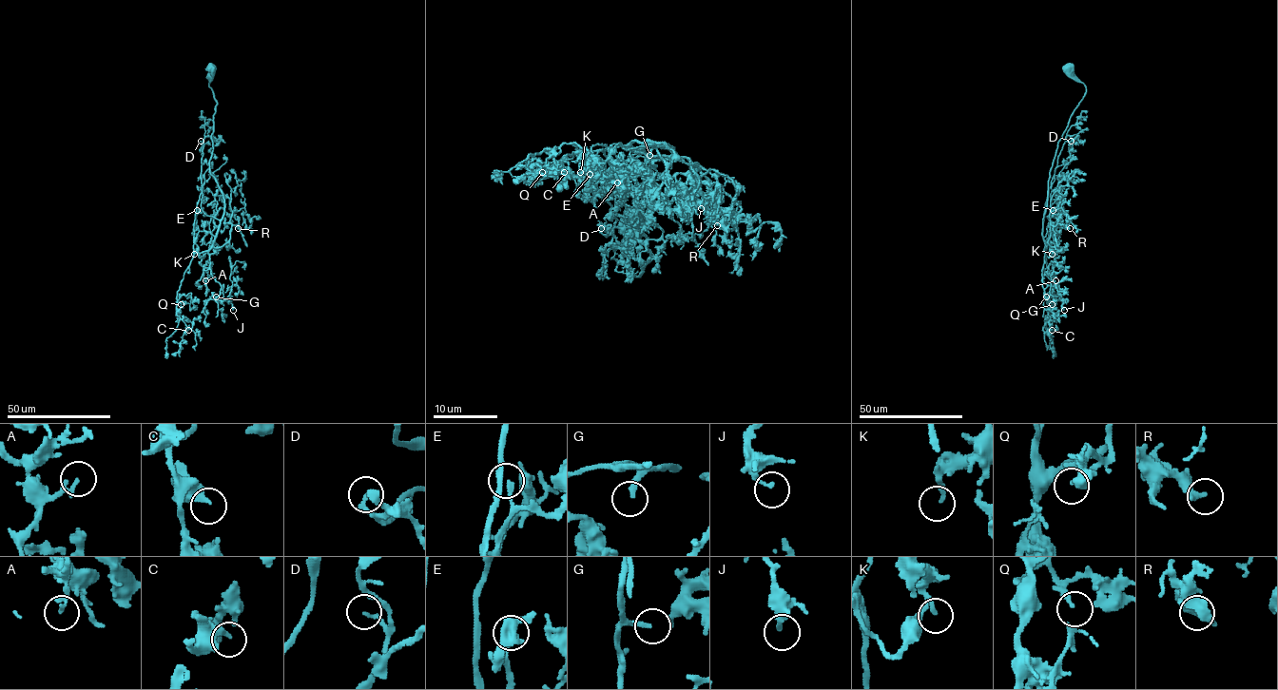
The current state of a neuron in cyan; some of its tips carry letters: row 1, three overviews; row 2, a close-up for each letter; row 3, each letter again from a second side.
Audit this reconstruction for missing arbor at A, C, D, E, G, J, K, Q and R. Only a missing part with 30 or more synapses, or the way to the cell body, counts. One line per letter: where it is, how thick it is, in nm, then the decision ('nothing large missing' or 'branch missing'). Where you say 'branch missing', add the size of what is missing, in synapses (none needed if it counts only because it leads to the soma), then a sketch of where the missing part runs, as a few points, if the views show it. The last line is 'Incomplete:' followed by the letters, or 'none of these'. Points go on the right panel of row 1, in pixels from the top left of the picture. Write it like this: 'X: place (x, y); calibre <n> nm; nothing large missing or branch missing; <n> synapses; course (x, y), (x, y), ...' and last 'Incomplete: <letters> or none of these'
A: place (1055, 280); calibre 200 nm; nothing large missing
C: place (1052, 330); calibre 280 nm; nothing large missing
D: place (1071, 141); calibre 150 nm; nothing large missing
E: place (1053, 210); calibre 150 nm; nothing large missing
G: place (1046, 297); calibre 200 nm; branch missing; 90 synapses; course (1046, 297), (1052, 299), (1055, 307), (1057, 294)
J: place (1064, 310); calibre 200 nm; nothing large missing
K: place (1052, 254); calibre 170 nm; nothing large missing
Q: place (1052, 304); calibre 150 nm; nothing large missing
R: place (1070, 228); calibre 400 nm; nothing large missing
Incomplete: G

